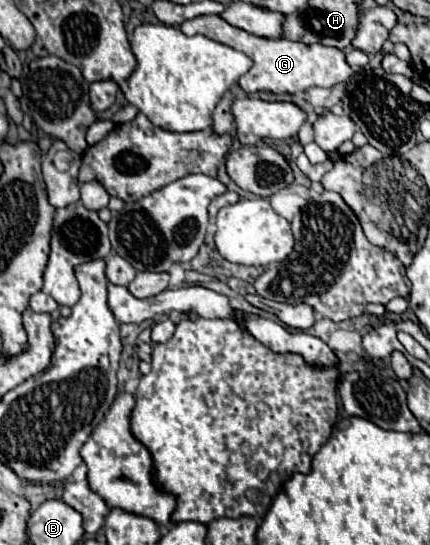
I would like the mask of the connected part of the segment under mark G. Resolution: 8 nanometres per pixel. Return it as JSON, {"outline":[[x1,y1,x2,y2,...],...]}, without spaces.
{"outline":[[198,16,192,20,186,20,180,30,186,36,194,36,194,34,202,34,210,40,222,42,234,50,244,52,254,66,250,68,250,72,246,72,244,76,240,76,238,84,246,94,254,94,254,92,272,92,272,94,296,94,296,92,304,92,312,86,320,86,320,88,332,88,336,84,344,84,350,80,350,76,354,74,350,64,346,62,346,54,338,48,328,48,322,44,302,44,302,42,290,42,286,38,262,38,262,36,254,36,248,34,236,26,230,26,226,20,222,20,220,16]]}

